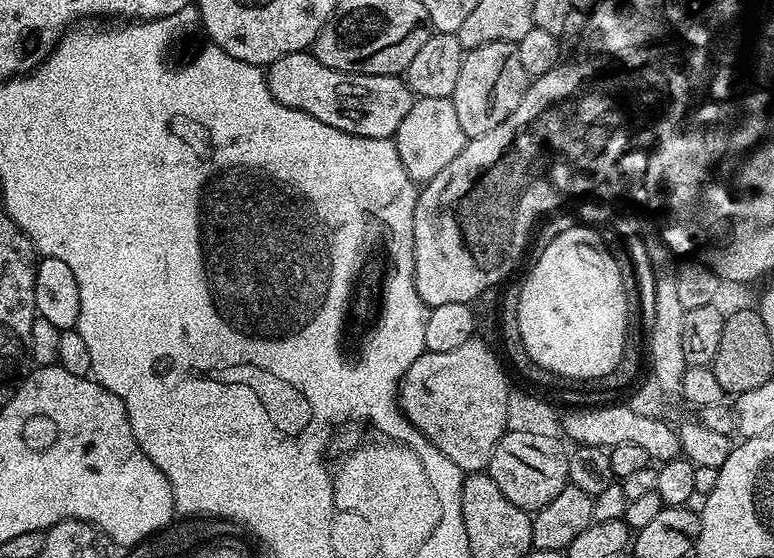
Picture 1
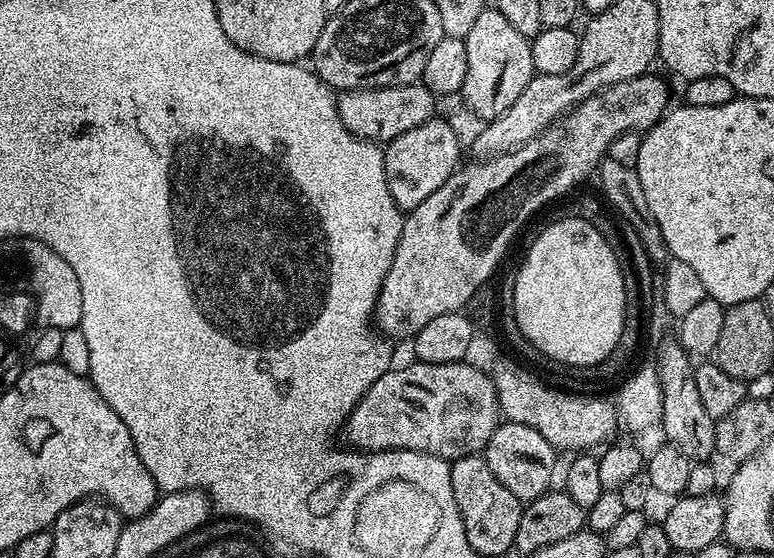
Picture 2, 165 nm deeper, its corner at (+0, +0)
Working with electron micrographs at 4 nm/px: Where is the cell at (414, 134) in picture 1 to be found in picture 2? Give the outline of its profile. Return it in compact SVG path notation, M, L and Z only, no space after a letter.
M440 119L427 120L422 122L422 126L414 126L414 130L406 130L406 134L398 134L398 138L387 141L384 148L384 169L388 175L386 186L390 190L390 198L394 198L405 214L422 206L422 202L442 186L442 182L452 177L461 163L460 140L455 130Z

